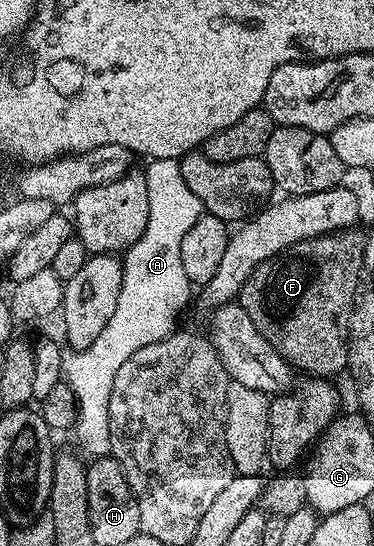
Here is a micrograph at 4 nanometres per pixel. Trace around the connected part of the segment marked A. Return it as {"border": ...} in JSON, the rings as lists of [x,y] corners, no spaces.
{"border":[[[154,157],[147,165],[143,174],[150,195],[150,219],[146,219],[142,239],[134,242],[123,254],[124,274],[122,291],[118,291],[118,307],[114,307],[110,323],[102,327],[102,335],[98,335],[90,347],[69,352],[63,358],[63,380],[76,400],[74,434],[83,451],[94,459],[109,456],[112,452],[108,426],[110,391],[114,391],[114,375],[118,375],[118,367],[122,367],[134,351],[142,351],[142,347],[158,343],[177,332],[176,320],[188,300],[194,297],[192,280],[182,268],[182,239],[186,231],[204,216],[204,204],[182,180],[179,160]]]}

